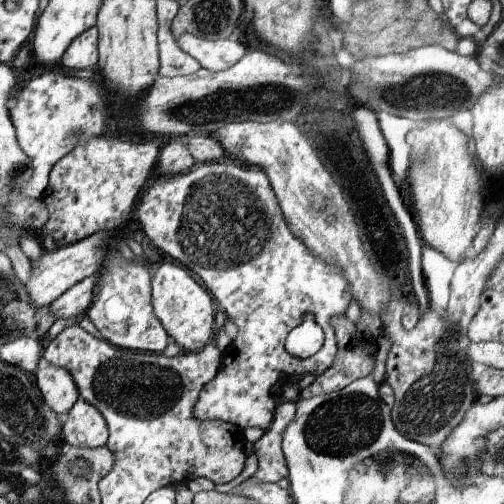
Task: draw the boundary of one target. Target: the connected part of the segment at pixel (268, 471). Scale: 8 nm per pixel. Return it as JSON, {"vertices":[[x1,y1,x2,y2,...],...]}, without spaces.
{"vertices":[[288,401,275,408,270,428,254,443,253,452,258,456,258,469,252,478,258,482,276,483,289,475,281,447,286,427,295,415,295,401]]}

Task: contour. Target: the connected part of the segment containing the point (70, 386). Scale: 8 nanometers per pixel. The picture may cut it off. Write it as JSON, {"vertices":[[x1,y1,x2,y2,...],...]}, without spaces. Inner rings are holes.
{"vertices":[[44,361,35,375,43,402,57,415,66,416,80,398,72,375,65,368]]}

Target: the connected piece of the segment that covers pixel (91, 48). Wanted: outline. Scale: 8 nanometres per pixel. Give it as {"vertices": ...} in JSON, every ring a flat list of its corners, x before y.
{"vertices":[[96,25,86,32,81,32,68,45,60,62,66,70,82,70,97,66,99,59,99,30]]}

